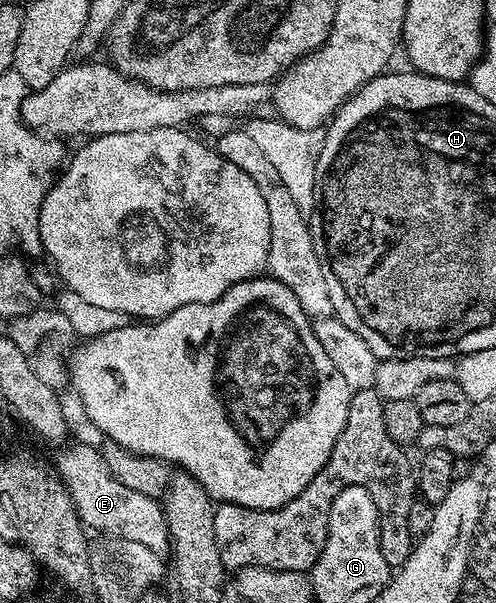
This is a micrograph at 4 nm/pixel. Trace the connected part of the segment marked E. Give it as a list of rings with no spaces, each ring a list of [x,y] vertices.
[[[71,445],[60,448],[53,460],[53,468],[62,481],[88,530],[100,529],[100,534],[120,537],[133,543],[145,543],[149,551],[160,555],[172,552],[171,536],[163,506],[154,496],[125,487],[115,478],[102,452],[91,445]]]

